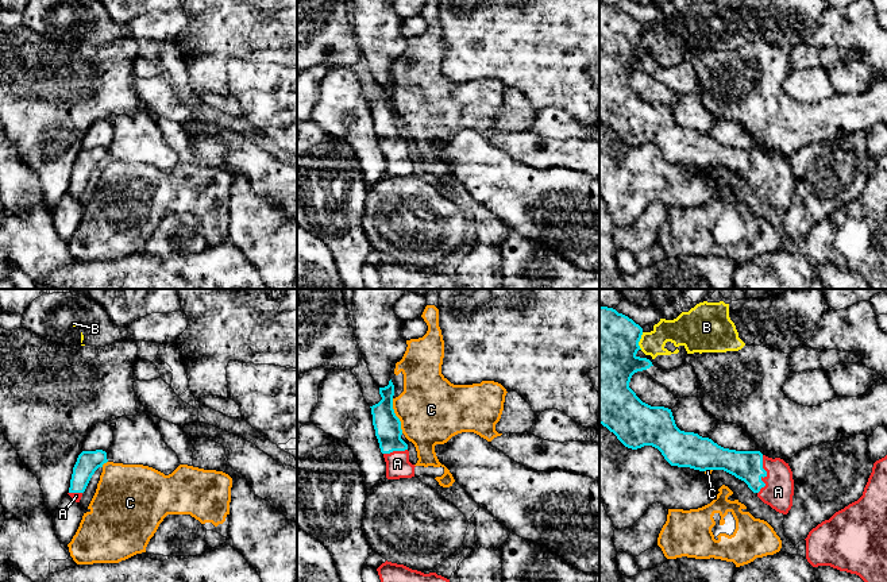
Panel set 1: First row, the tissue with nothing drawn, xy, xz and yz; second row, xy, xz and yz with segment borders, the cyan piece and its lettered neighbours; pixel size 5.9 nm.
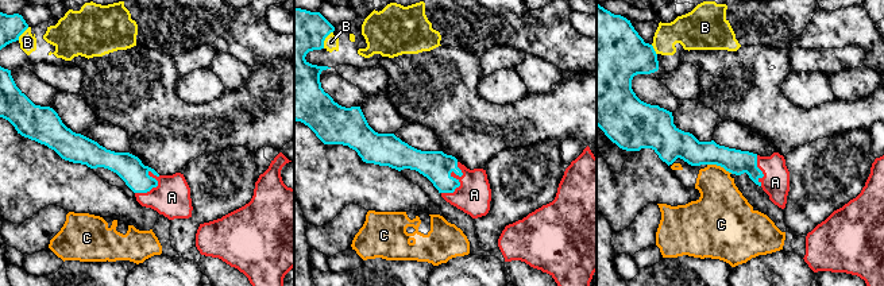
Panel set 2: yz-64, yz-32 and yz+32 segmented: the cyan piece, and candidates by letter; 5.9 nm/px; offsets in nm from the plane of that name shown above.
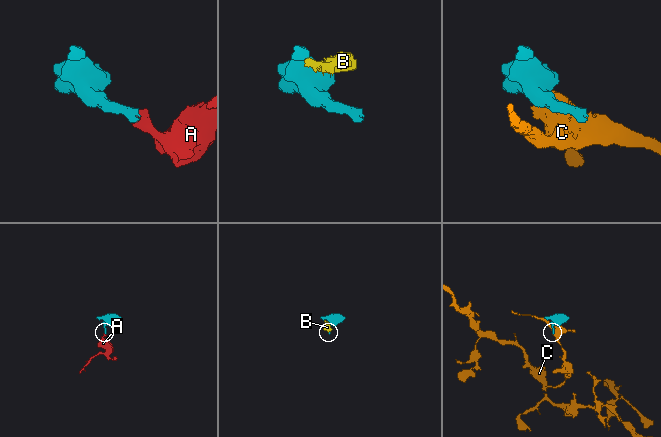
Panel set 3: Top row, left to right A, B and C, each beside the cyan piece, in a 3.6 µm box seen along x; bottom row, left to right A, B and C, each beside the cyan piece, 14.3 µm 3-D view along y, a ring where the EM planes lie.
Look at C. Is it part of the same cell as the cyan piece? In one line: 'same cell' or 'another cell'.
another cell

